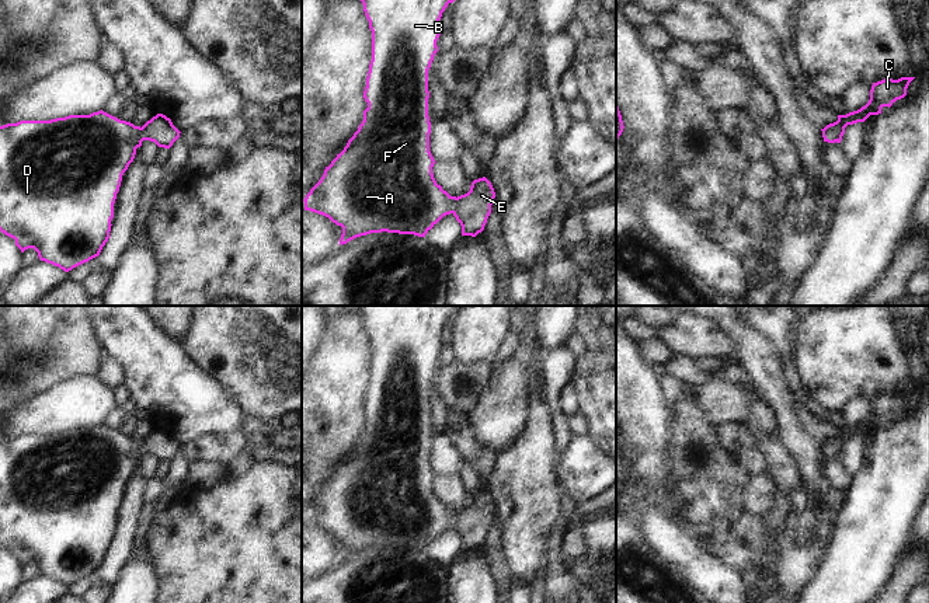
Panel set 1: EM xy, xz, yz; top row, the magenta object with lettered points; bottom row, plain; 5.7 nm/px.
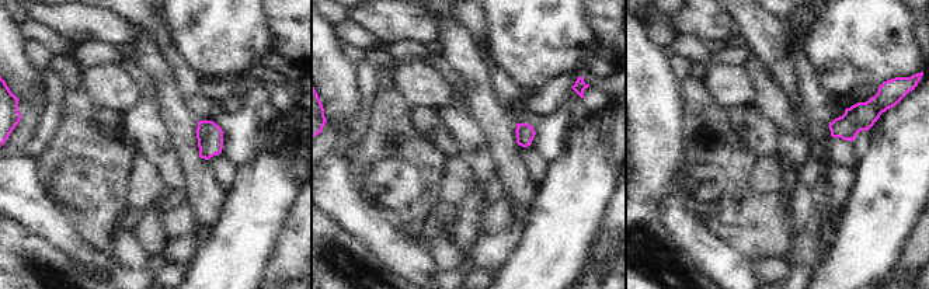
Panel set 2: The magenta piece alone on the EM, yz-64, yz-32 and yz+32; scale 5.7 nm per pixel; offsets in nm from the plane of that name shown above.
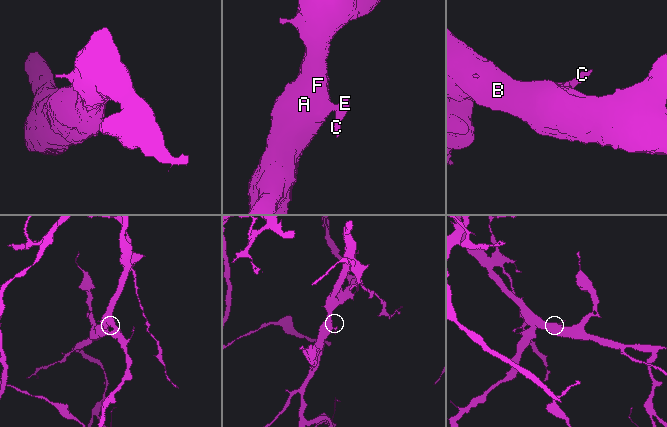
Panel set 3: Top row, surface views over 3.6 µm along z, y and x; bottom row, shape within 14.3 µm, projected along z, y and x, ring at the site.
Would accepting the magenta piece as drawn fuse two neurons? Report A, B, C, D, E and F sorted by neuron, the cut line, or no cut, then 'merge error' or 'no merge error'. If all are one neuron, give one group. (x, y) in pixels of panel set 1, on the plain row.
A B C D E F | no cut | no merge error

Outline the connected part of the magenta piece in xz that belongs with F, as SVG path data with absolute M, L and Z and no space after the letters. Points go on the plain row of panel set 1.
M359 306L358 309L372 345L372 374L363 405L368 422L363 425L363 435L358 445L303 513L305 524L323 529L342 541L340 560L356 551L382 546L425 551L443 530L450 527L460 537L462 550L476 551L484 544L495 512L491 496L486 491L474 494L467 508L450 510L434 492L435 474L429 466L428 384L438 366L436 355L442 348L439 341L442 327L460 307Z

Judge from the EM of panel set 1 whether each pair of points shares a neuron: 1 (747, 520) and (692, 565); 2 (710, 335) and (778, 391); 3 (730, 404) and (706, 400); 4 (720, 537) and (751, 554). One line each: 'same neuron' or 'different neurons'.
1: different neurons
2: different neurons
3: same neuron
4: same neuron

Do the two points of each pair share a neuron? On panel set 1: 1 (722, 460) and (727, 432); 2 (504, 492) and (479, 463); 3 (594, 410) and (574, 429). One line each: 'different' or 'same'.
1: different
2: different
3: different

